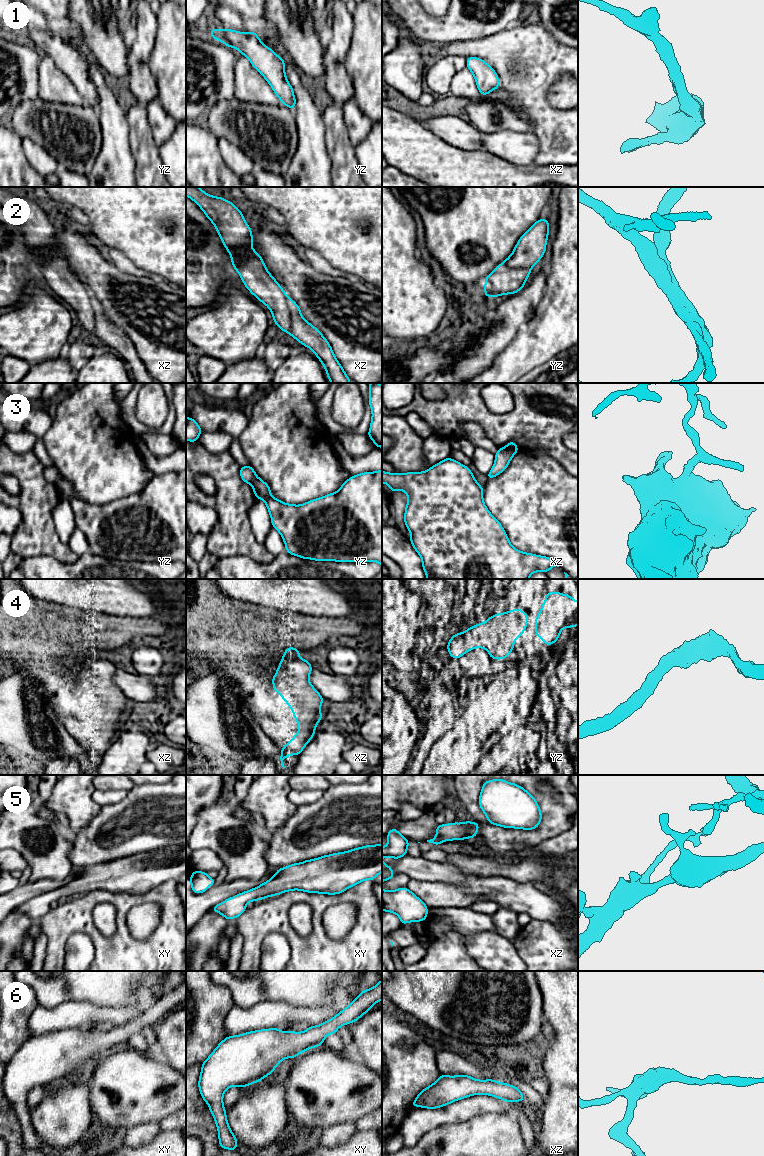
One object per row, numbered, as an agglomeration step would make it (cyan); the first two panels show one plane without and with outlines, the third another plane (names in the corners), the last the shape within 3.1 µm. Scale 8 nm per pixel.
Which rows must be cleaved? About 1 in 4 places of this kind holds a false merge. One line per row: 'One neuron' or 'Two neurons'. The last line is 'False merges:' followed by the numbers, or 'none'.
1: One neuron
2: One neuron
3: Two neurons
4: One neuron
5: One neuron
6: One neuron
False merges: 3

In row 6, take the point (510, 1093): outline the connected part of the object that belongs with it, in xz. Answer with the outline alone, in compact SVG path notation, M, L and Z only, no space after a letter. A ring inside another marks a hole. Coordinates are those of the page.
M440 1075L432 1085L422 1090L412 1103L412 1108L435 1109L459 1099L483 1094L510 1102L524 1102L524 1096L517 1087L492 1080L477 1080L468 1075Z

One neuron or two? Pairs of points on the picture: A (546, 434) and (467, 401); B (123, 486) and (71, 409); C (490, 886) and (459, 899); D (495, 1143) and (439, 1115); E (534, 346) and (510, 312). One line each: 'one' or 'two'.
A: one
B: one
C: two
D: two
E: two

